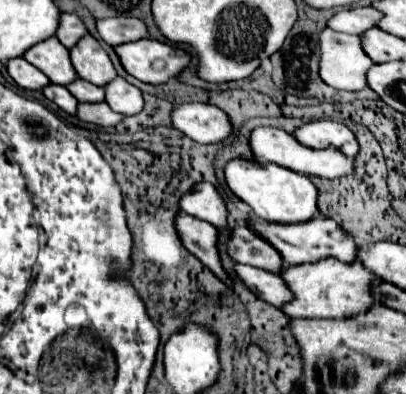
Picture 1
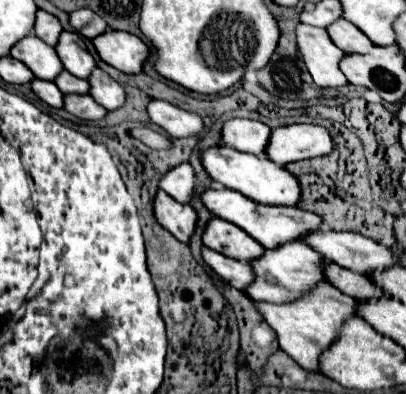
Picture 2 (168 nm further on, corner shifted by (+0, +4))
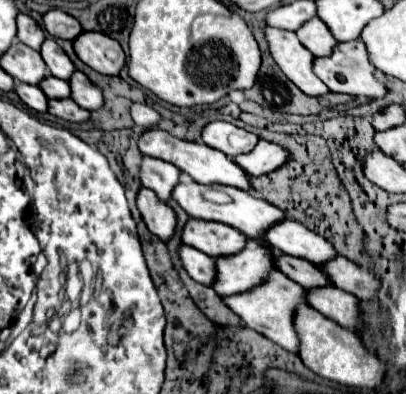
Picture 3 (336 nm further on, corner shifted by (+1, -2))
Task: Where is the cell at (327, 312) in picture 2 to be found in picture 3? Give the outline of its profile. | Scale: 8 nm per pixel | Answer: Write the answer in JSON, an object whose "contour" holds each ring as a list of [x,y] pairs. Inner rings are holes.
{"contour":[[[274,272],[256,290],[226,296],[224,302],[242,318],[242,322],[248,328],[270,338],[272,342],[276,342],[284,350],[294,350],[294,354],[298,354],[298,334],[294,330],[294,314],[296,314],[298,306],[306,304],[306,290],[302,286],[298,286],[296,282],[290,282],[290,278],[286,278],[284,274]]]}

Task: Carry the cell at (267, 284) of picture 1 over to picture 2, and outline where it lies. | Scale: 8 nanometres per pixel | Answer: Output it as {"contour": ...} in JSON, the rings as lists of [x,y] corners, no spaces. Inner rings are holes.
{"contour":[[[207,246],[201,248],[201,256],[203,256],[203,262],[231,286],[243,290],[247,284],[251,284],[251,266],[247,262],[239,262],[235,258],[223,256]]]}

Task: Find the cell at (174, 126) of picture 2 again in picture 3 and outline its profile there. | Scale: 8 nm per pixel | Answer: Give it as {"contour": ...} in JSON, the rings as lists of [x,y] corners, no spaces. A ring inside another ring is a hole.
{"contour":[[[136,102],[136,104],[130,108],[130,112],[132,112],[134,122],[136,122],[140,128],[144,128],[144,130],[156,128],[158,122],[160,122],[160,114],[158,114],[152,106],[148,106],[148,104],[138,104],[138,102]]]}

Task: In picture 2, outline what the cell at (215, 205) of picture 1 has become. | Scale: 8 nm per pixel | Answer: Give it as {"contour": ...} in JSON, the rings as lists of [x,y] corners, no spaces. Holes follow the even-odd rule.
{"contour":[[[183,162],[175,168],[171,168],[161,180],[159,180],[159,188],[165,190],[171,198],[175,198],[177,202],[187,202],[191,198],[191,192],[195,188],[195,172],[191,168],[189,162]]]}

